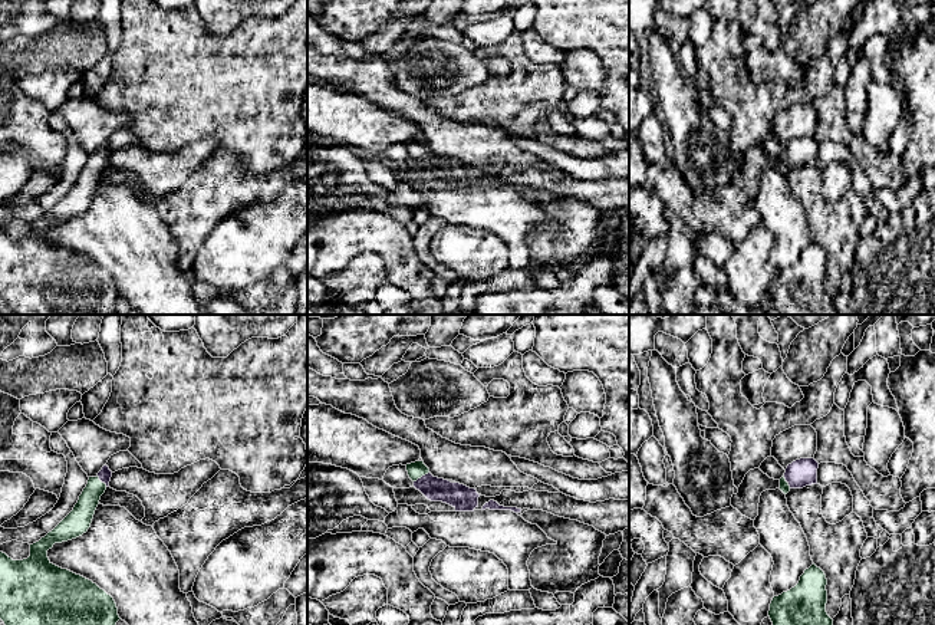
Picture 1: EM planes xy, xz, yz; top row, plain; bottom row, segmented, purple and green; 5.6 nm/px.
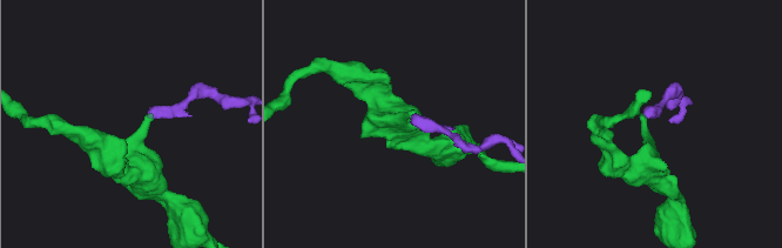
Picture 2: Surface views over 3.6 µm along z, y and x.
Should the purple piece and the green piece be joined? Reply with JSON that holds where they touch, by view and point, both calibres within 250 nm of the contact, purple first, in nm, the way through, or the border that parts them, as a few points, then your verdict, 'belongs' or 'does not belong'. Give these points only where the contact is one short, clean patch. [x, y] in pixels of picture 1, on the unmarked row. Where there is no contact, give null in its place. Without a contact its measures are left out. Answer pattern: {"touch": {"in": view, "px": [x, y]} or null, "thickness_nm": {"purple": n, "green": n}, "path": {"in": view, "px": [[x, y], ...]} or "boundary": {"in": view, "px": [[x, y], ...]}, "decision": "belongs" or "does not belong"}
{"touch": {"in": "xz", "px": [422, 154]}, "thickness_nm": {"purple": 140, "green": 100}, "path": {"in": "xz", "px": [[461, 176], [437, 168], [422, 154], [415, 148]]}, "decision": "belongs"}

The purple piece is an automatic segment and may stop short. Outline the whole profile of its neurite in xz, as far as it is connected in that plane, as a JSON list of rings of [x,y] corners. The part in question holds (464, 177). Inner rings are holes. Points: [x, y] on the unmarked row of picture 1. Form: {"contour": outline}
{"contour": [[[424,139],[406,142],[406,149],[414,159],[414,165],[428,178],[447,181],[452,184],[455,190],[474,190],[474,187],[478,185],[480,172],[475,167],[434,155]]]}

